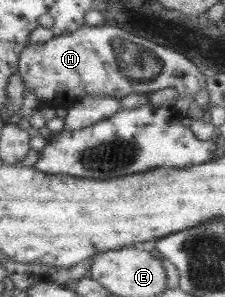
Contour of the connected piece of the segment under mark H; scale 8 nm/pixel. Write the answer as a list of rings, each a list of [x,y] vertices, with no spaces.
[[[85,24],[76,32],[54,36],[44,44],[30,44],[21,53],[19,64],[25,91],[35,94],[42,106],[53,108],[63,104],[70,107],[91,95],[121,99],[133,93],[152,94],[165,88],[173,88],[175,99],[180,100],[206,88],[207,84],[206,74],[201,74],[187,56],[115,26]]]

